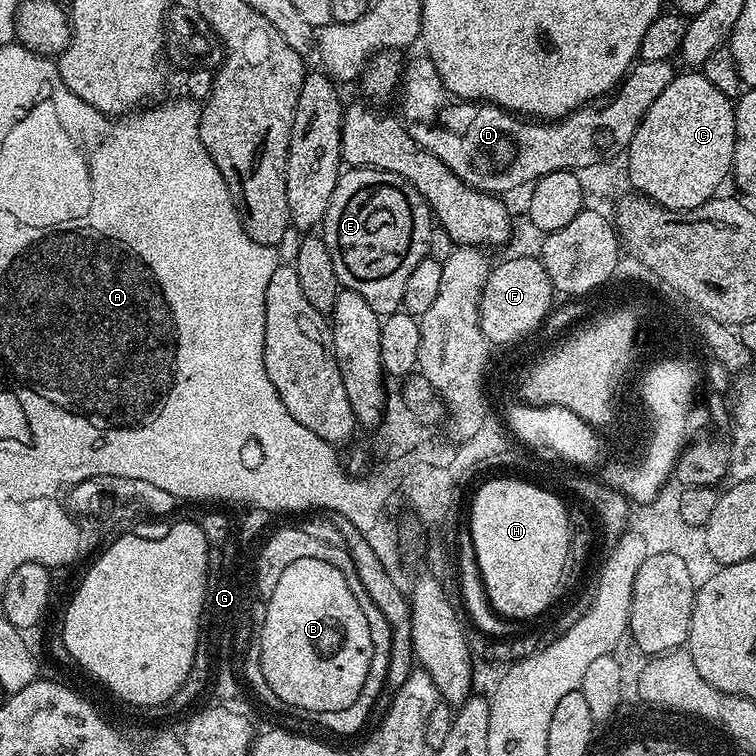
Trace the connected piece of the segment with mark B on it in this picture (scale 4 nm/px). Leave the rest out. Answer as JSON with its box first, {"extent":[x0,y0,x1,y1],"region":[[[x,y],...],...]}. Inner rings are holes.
{"extent":[258,558,372,708],"region":[[[302,558],[282,573],[278,586],[274,586],[274,594],[270,594],[263,605],[258,639],[261,644],[261,670],[268,687],[294,705],[340,708],[340,704],[353,704],[362,690],[362,682],[366,682],[372,661],[370,626],[366,626],[366,618],[341,571],[326,562]]]}

